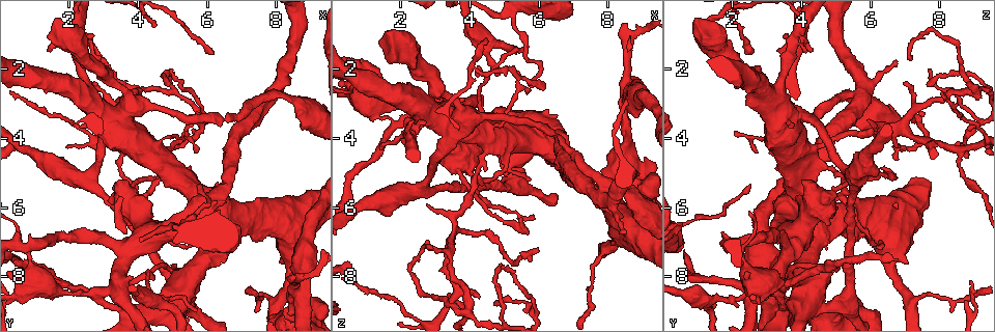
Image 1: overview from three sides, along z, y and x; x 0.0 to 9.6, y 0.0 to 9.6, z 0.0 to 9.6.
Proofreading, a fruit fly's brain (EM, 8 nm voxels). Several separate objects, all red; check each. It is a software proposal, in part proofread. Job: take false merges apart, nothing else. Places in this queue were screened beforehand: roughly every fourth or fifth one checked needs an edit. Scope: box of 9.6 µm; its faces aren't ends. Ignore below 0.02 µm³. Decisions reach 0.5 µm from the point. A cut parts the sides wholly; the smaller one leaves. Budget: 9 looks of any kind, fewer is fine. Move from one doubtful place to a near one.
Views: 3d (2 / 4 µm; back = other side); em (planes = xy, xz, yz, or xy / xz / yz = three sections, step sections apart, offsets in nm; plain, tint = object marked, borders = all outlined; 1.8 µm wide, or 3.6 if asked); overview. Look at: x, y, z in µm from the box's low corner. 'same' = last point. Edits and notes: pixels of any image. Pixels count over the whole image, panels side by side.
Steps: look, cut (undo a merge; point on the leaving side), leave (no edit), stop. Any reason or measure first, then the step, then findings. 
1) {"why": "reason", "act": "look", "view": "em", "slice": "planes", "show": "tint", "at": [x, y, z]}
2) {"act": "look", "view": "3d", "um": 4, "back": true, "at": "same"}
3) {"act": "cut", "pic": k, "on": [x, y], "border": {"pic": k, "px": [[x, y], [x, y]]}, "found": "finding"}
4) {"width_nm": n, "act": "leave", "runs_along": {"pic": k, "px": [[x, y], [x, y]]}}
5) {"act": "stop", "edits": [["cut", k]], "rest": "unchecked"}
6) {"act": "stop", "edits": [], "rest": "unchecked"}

{"why": "sharp bend", "act": "look", "view": "em", "slice": "planes", "show": "plain", "at": [3.50, 3.60, 6.90]}

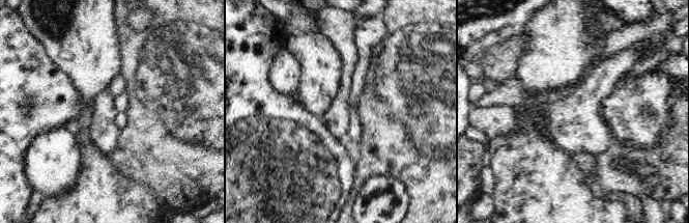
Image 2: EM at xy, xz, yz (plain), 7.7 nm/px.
{"act": "look", "view": "em", "slice": "planes", "show": "borders", "at": "same"}

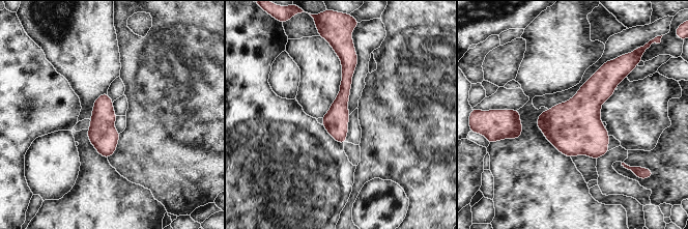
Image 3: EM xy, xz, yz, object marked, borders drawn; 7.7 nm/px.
{"width_nm": 190, "act": "leave", "found": "all the same cell"}

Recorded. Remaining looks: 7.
{"why": "sharp bend", "act": "look", "view": "3d", "um": 4, "at": [4.00, 2.65, 9.00]}

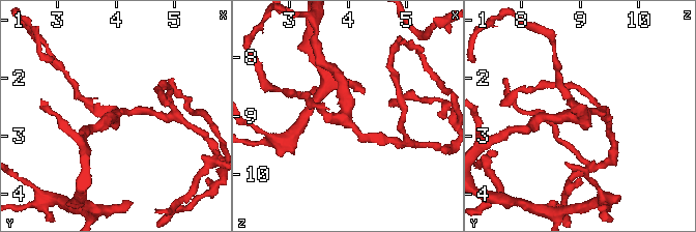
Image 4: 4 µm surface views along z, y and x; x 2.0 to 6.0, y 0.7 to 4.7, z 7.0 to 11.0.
{"arms": 3, "why": "now the EM", "act": "look", "view": "em", "slice": "xz", "step": 16, "show": "tint", "at": [4.00, 2.70, 9.05]}

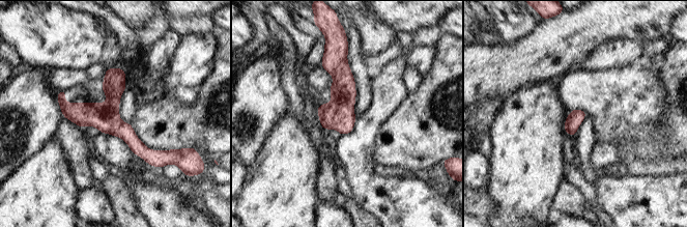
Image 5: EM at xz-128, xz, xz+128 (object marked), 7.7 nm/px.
{"why": "another direction", "act": "look", "view": "em", "slice": "planes", "show": "borders", "at": "same"}

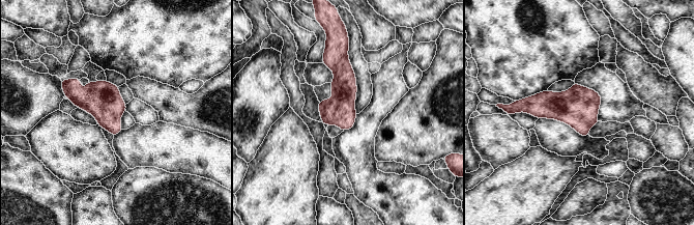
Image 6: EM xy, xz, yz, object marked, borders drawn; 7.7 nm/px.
{"act": "leave", "runs_along": {"pic": 6, "px": [[343, 50], [344, 128]]}, "found": "one cell here"}

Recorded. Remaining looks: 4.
{"why": "three-way junction", "act": "look", "view": "3d", "um": 2, "back": true, "at": [3.65, 4.40, 8.55]}

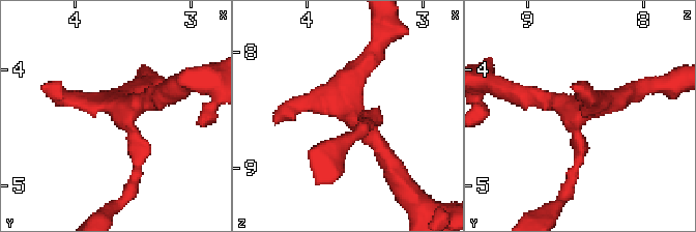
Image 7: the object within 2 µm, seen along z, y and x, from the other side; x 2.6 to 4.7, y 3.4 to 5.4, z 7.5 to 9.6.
{"why": "shape alone is not enough", "act": "look", "view": "em", "slice": "planes", "show": "tint", "at": [3.58, 4.36, 8.58]}

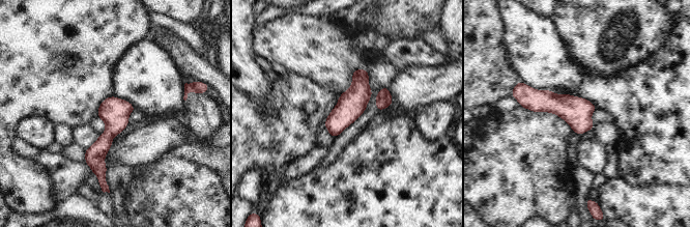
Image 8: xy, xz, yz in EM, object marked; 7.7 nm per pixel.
{"width_nm": 220, "act": "leave", "runs_along": {"pic": 8, "px": [[521, 92], [569, 107], [591, 126]]}, "found": "one cell here"}

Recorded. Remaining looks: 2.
{"why": "sharp bend", "act": "look", "view": "em", "slice": "planes", "show": "plain", "at": [7.80, 2.75, 5.70]}

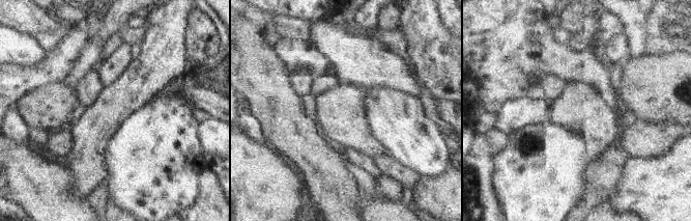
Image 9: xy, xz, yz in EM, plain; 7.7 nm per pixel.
{"act": "look", "view": "em", "slice": "planes", "show": "tint", "at": "same"}

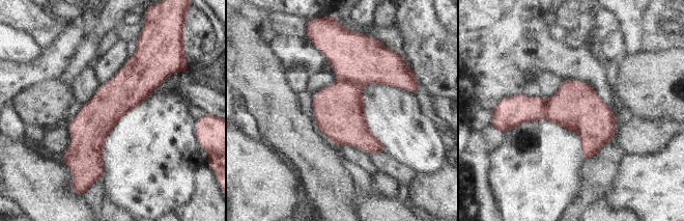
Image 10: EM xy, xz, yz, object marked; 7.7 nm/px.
{"width_nm": 300, "act": "cut", "pic": 10, "on": [354, 57], "border": {"pic": 10, "px": [[339, 79], [354, 81], [361, 85]]}, "found": "a second cell is stuck on"}

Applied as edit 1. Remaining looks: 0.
{"act": "stop", "edits": [["cut", 10]], "rest": "unchecked"}

